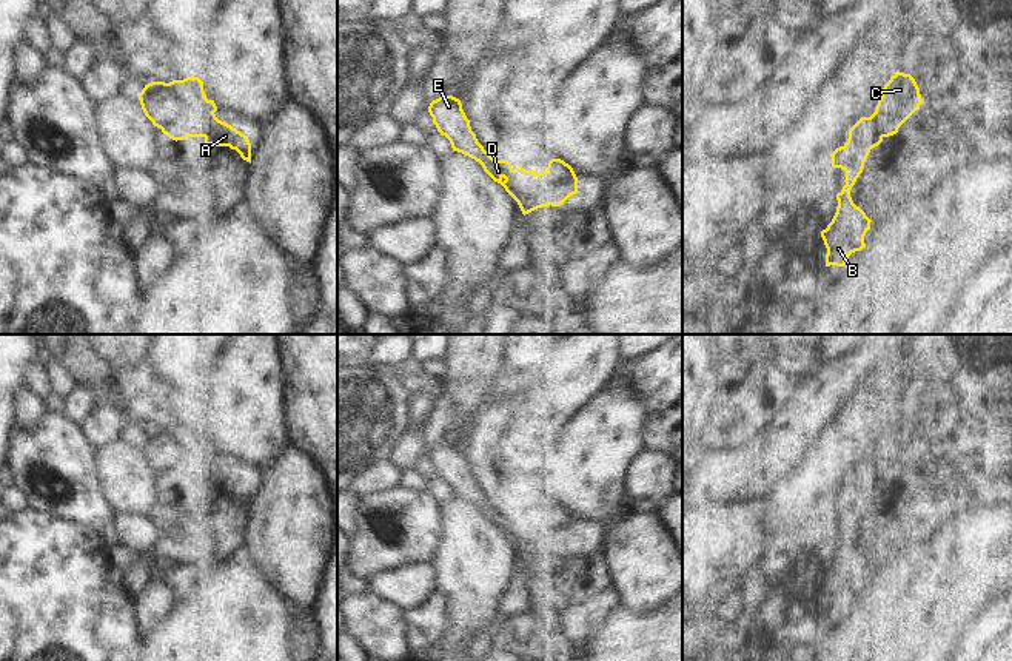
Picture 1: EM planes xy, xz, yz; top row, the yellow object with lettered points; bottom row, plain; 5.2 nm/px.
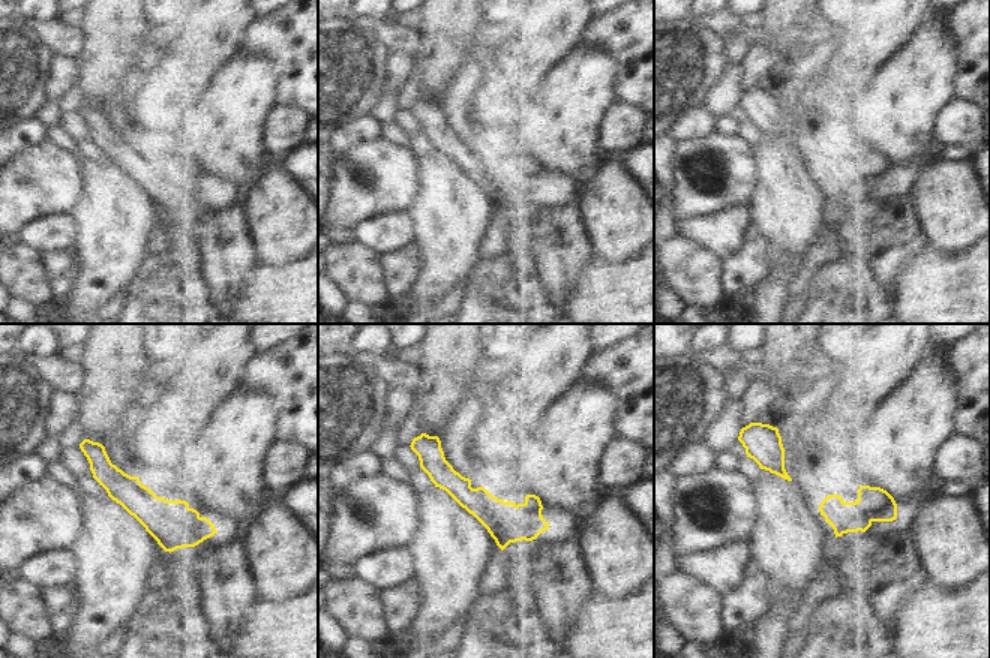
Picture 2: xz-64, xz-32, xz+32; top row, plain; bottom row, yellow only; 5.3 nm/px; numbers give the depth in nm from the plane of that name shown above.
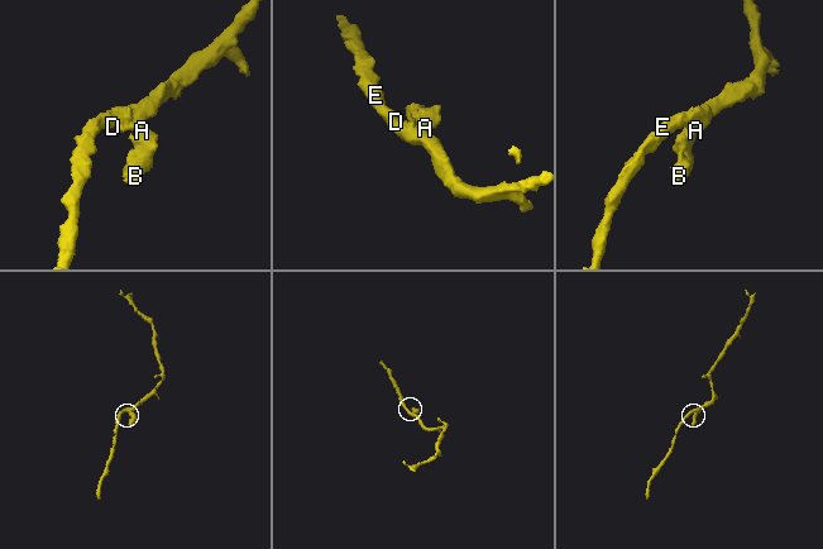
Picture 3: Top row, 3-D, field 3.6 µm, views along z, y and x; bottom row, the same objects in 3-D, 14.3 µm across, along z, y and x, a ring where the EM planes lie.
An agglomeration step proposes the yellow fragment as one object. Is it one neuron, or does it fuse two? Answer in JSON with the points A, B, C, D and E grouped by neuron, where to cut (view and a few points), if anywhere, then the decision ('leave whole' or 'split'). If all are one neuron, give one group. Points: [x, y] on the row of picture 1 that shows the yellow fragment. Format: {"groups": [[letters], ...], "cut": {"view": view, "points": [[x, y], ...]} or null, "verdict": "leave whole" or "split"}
{"groups": [["A", "B"], ["C", "D", "E"]], "cut": {"view": "xz", "points": [[546, 171], [553, 188], [570, 194]]}, "verdict": "split"}

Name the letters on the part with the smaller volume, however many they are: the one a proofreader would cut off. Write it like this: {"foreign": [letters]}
{"foreign": ["A", "B"]}

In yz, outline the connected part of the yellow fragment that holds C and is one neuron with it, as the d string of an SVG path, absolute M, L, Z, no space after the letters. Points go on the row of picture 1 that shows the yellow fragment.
M896 71L884 85L875 114L883 125L883 137L898 133L898 128L921 105L921 94L915 79L910 74Z

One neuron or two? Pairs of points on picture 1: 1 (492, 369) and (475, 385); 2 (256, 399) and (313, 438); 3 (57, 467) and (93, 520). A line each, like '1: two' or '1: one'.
1: one
2: two
3: one

